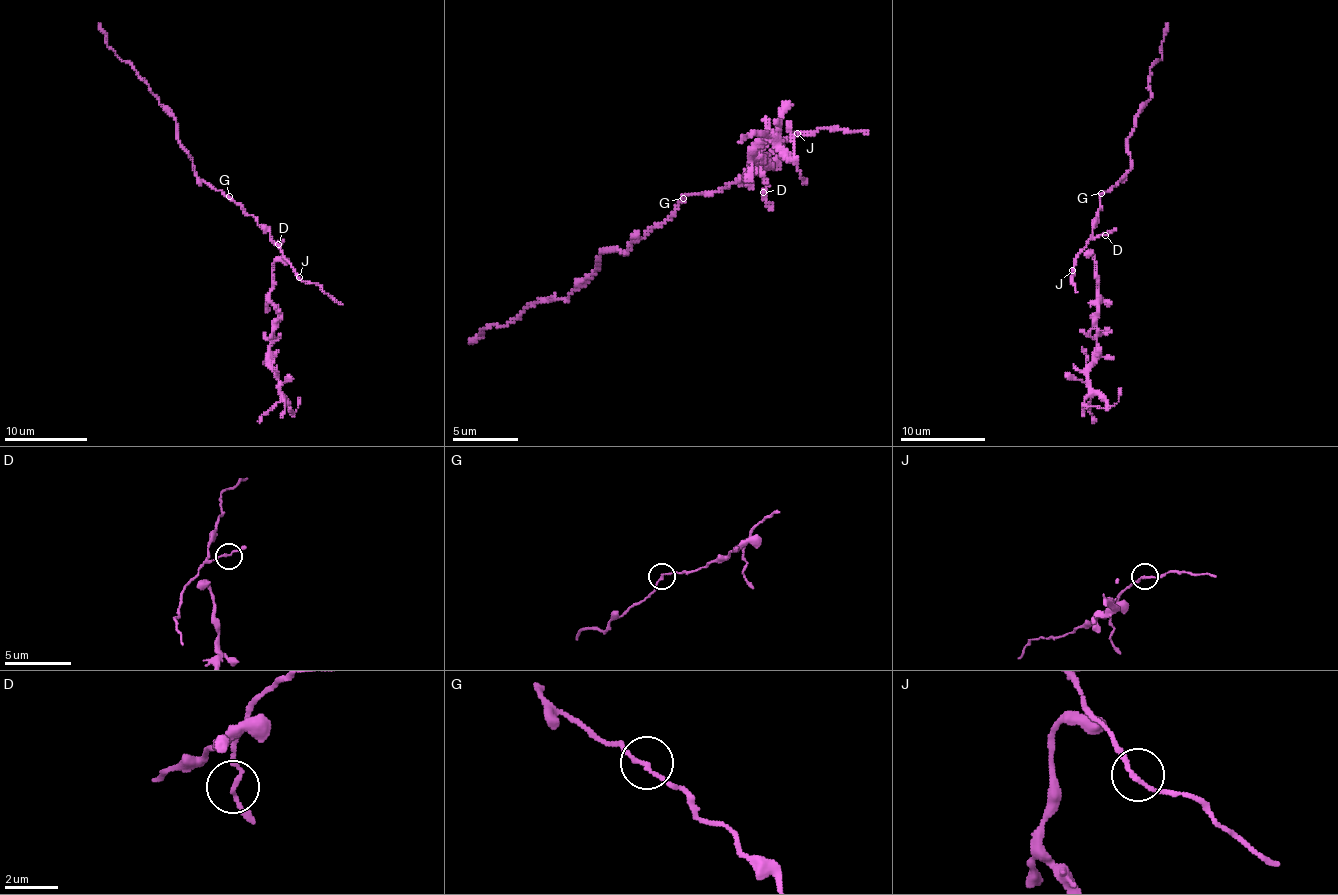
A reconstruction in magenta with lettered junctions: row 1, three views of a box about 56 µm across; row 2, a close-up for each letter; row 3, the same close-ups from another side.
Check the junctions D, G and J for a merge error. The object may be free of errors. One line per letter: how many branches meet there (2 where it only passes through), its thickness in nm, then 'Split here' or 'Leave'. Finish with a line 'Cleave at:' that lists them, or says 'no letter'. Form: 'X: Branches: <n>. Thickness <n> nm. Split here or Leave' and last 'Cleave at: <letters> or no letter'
D: Branches: 2. Thickness 140 nm. Leave
G: Branches: 2. Thickness 150 nm. Leave
J: Branches: 2. Thickness 150 nm. Leave
Cleave at: no letter

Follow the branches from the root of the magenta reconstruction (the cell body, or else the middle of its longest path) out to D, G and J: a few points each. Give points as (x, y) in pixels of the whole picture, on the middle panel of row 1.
D: (705, 193), (719, 192), (732, 183), (742, 182), (749, 174), (760, 173), (766, 186), (763, 192)
G: (705, 193), (685, 195), (682, 198)
J: (705, 193), (719, 192), (732, 183), (742, 182), (749, 174), (756, 173), (784, 141), (797, 133)

